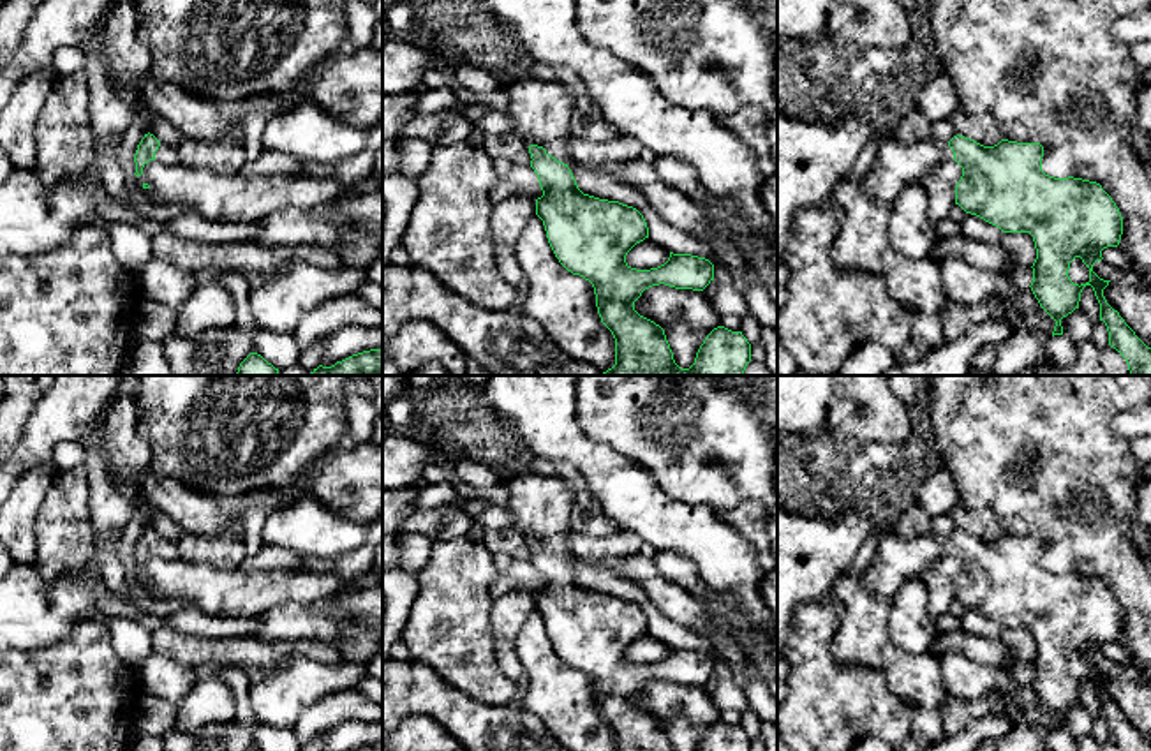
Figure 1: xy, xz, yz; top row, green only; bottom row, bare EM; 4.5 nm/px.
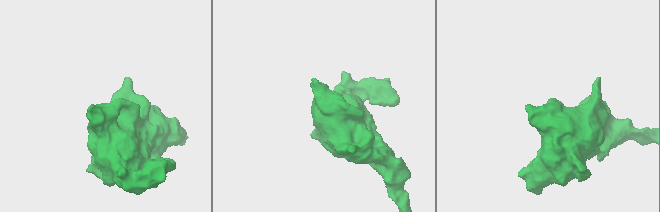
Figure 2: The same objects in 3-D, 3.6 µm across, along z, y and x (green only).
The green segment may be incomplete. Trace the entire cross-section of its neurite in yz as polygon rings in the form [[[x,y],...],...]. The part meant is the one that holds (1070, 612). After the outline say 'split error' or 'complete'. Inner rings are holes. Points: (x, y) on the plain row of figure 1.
[[[892,529],[880,538],[876,555],[860,578],[874,594],[892,598],[908,580],[920,578],[931,564],[941,557],[955,555],[962,562],[962,571],[955,580],[955,599],[1003,628],[1029,628],[1033,631],[1036,654],[1031,661],[1033,677],[1029,682],[1040,702],[1056,716],[1052,732],[1063,730],[1061,714],[1079,703],[1082,684],[1091,680],[1100,698],[1100,716],[1109,726],[1109,740],[1121,751],[1151,751],[1151,742],[1107,698],[1103,684],[1110,675],[1103,675],[1093,666],[1093,659],[1103,654],[1102,645],[1119,640],[1123,629],[1119,603],[1096,576],[1045,569],[1042,552],[1043,541],[1040,538],[1001,534],[994,541],[984,541],[957,529],[948,538],[917,536],[908,539]],[[1075,652],[1080,652],[1089,663],[1089,675],[1080,680],[1068,672],[1070,658]]]; split error

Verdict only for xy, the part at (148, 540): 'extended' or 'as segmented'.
extended

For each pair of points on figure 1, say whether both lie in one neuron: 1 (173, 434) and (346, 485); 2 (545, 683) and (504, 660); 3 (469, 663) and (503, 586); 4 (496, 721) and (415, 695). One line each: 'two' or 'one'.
1: two
2: two
3: two
4: one

